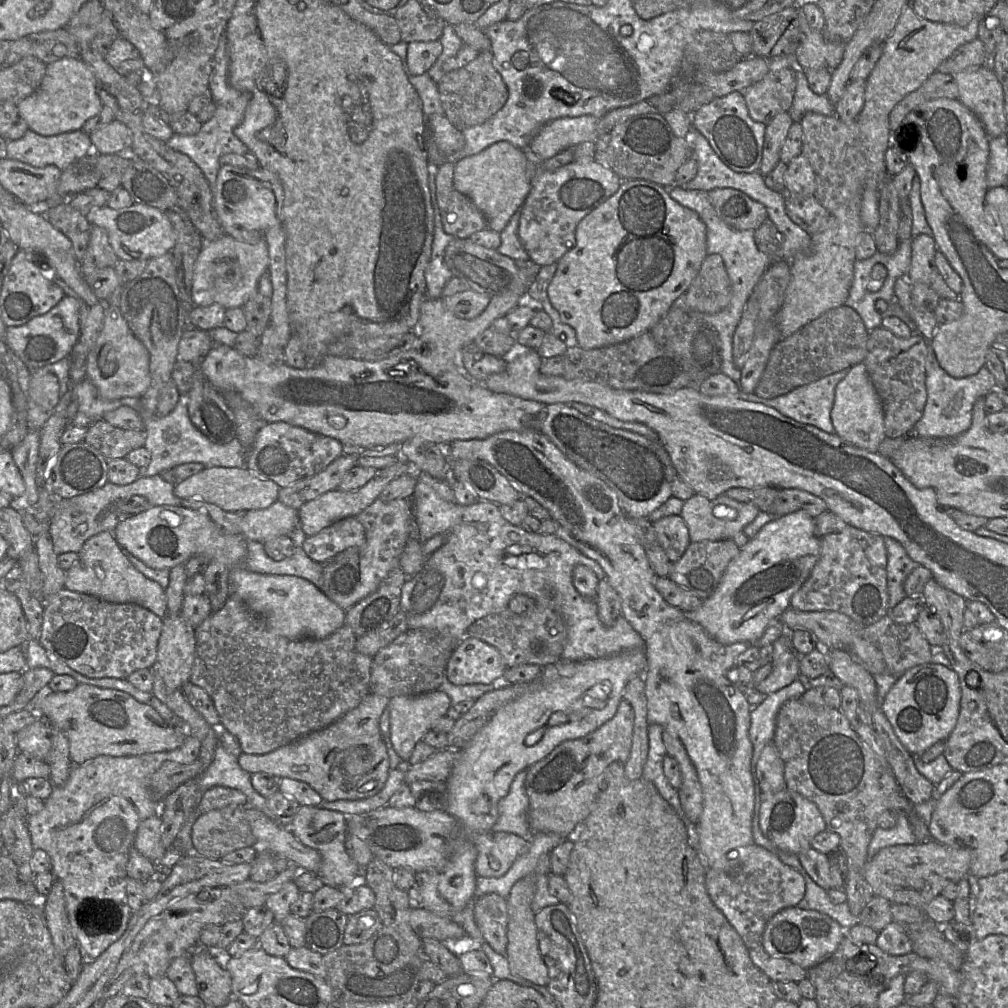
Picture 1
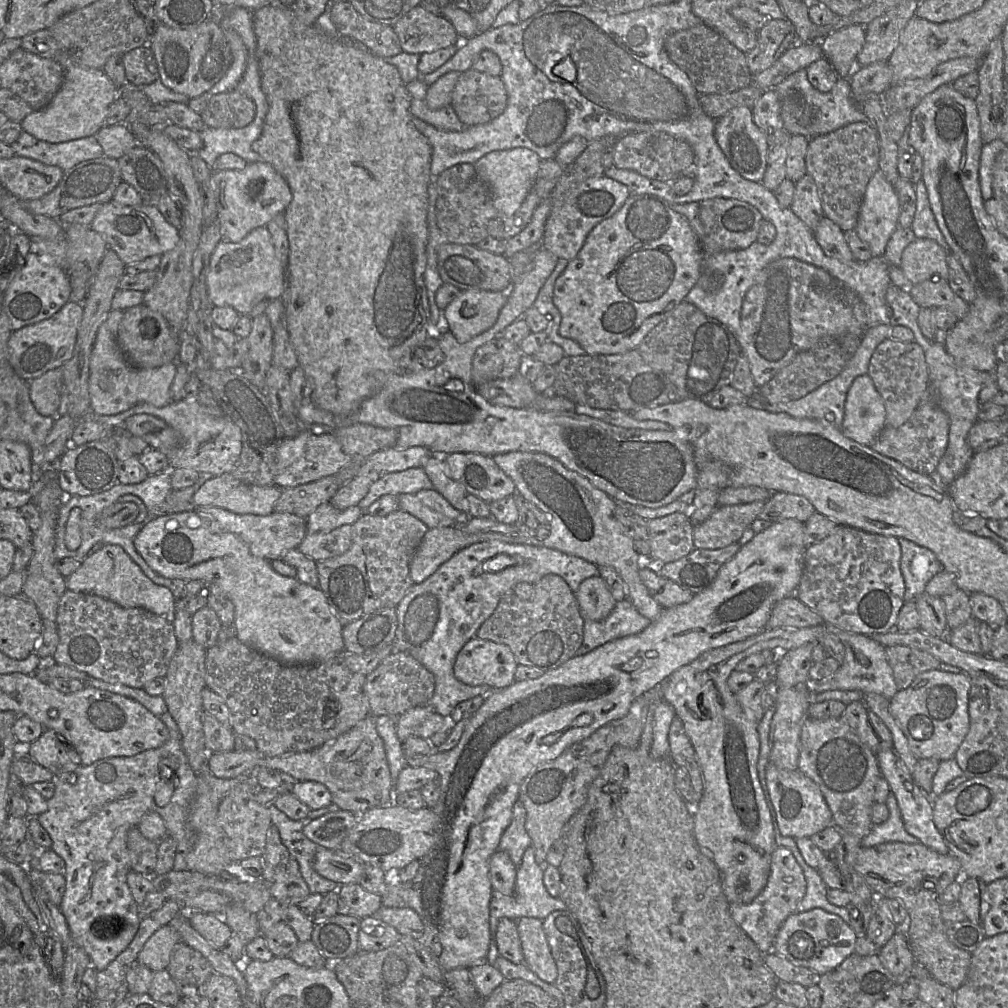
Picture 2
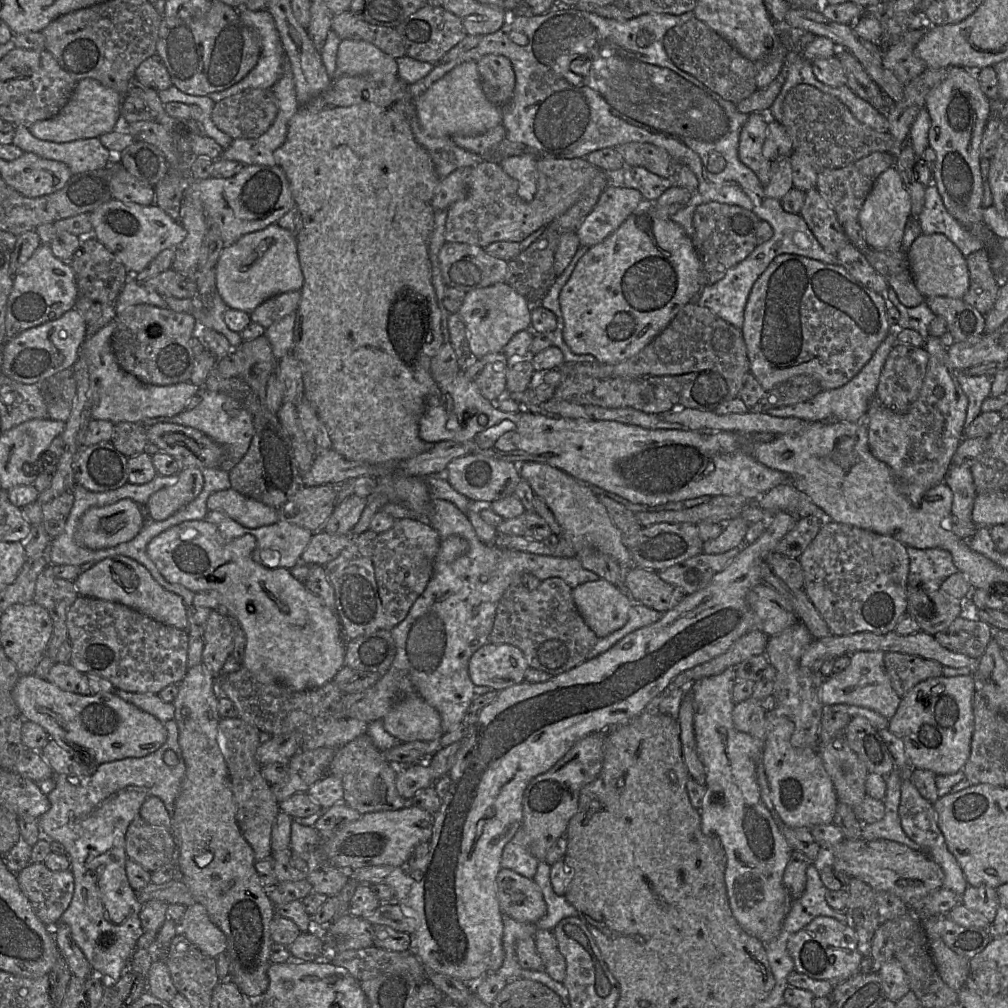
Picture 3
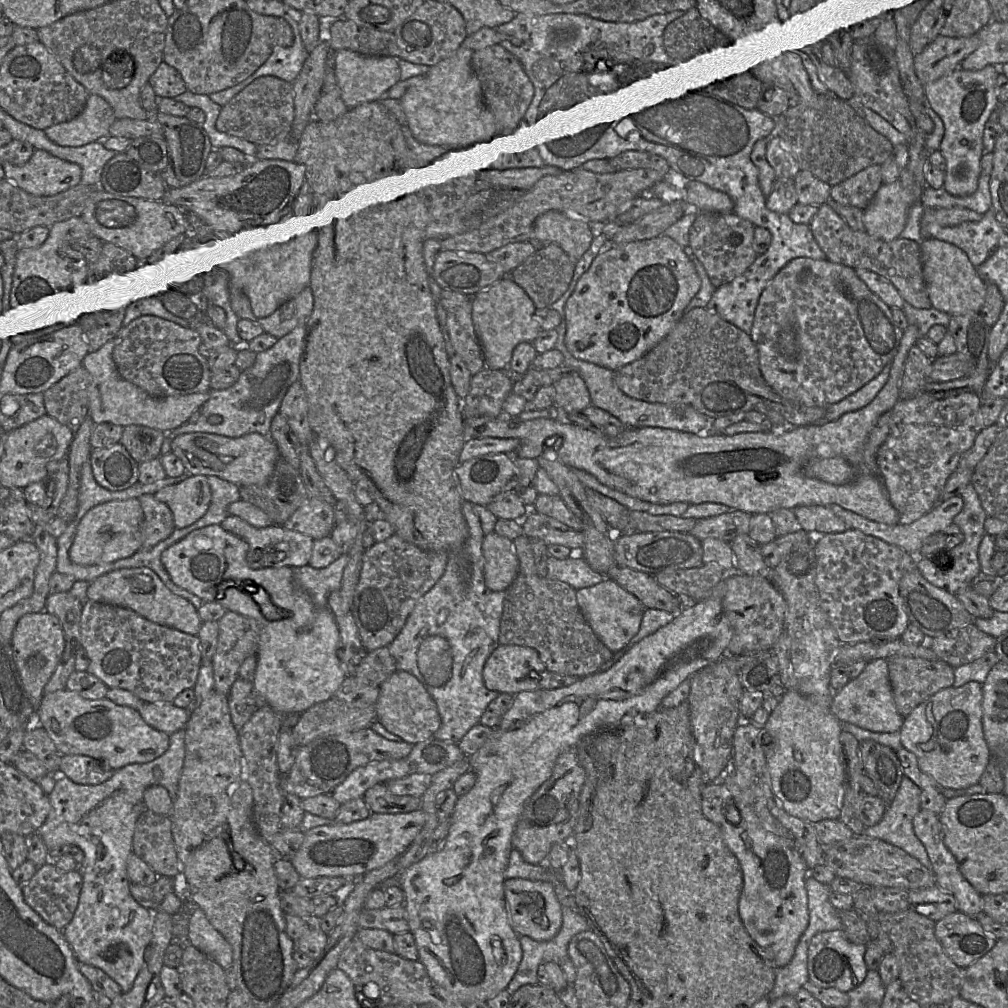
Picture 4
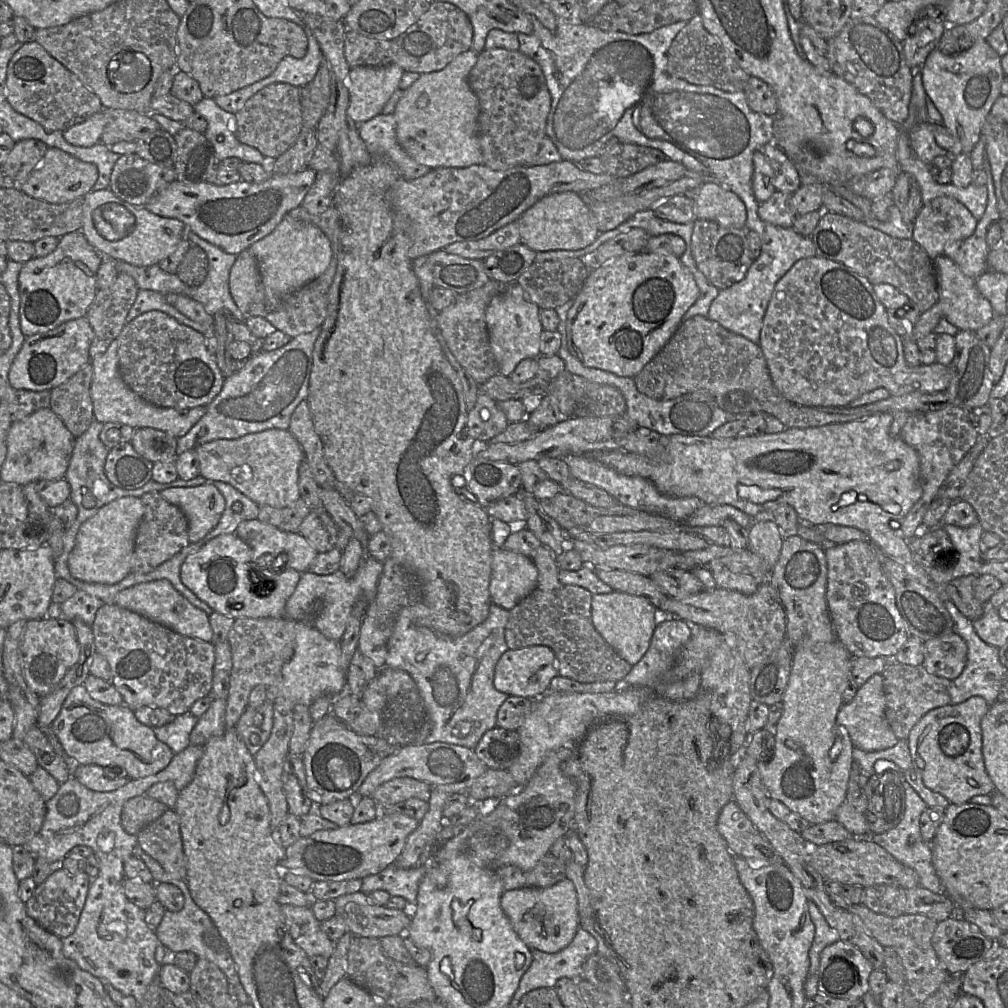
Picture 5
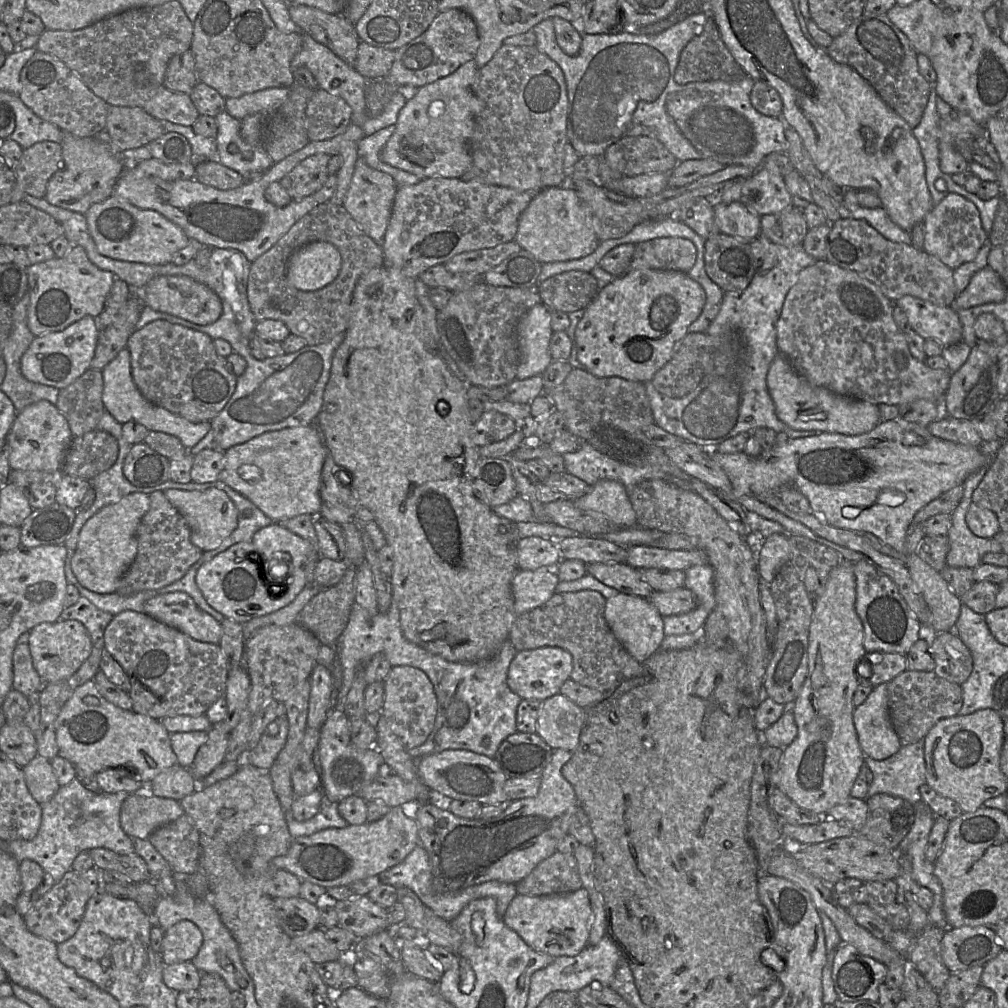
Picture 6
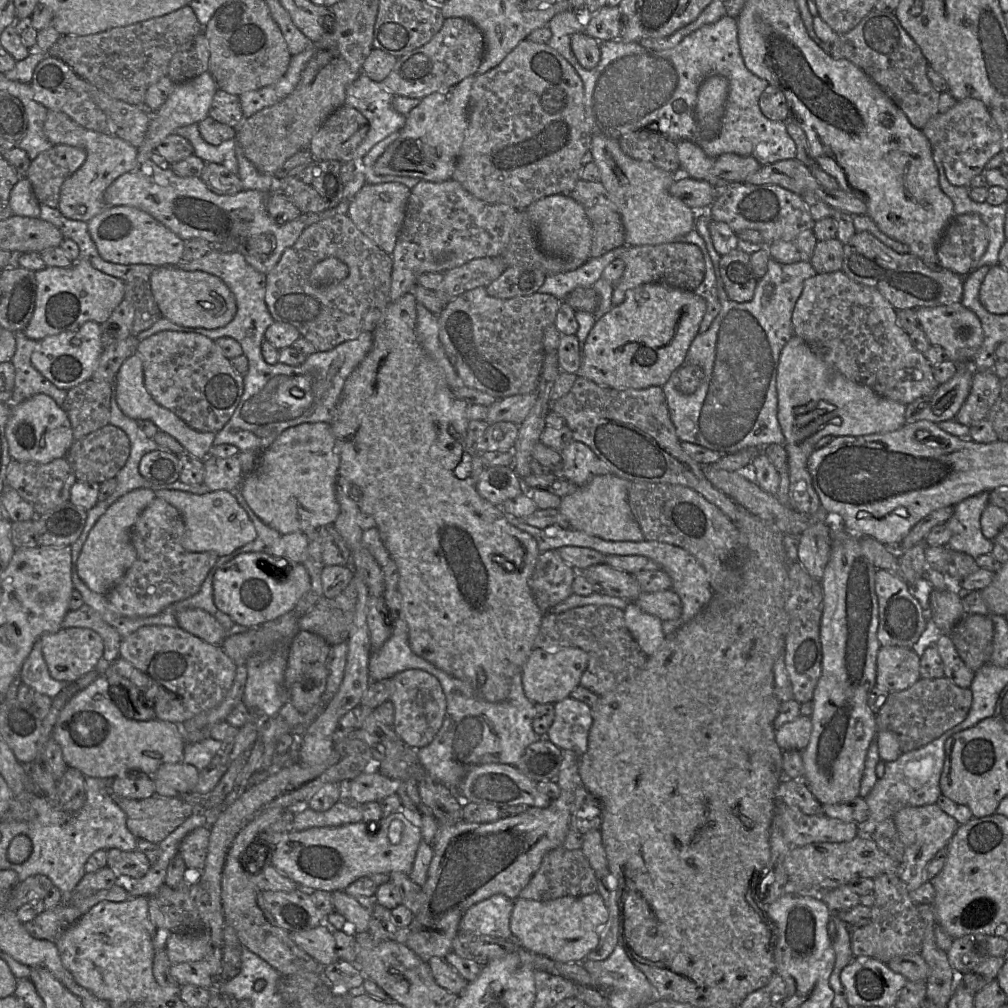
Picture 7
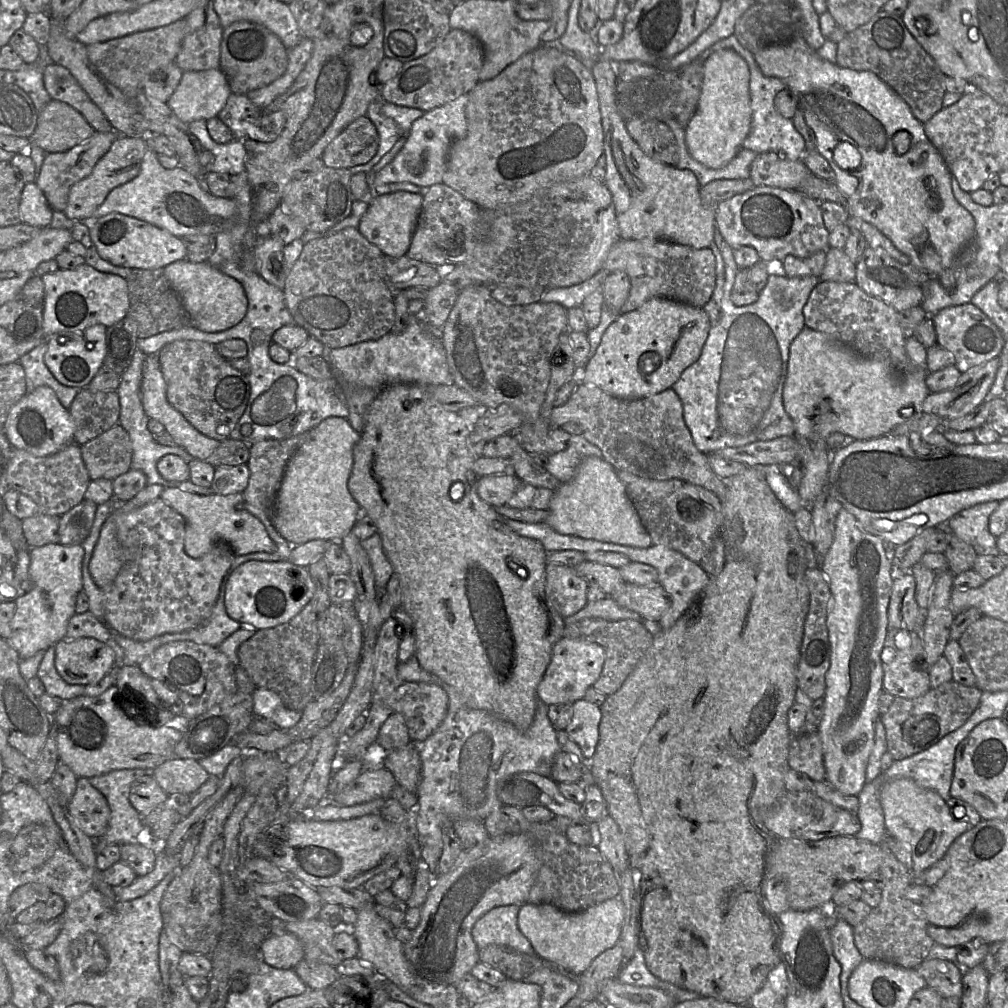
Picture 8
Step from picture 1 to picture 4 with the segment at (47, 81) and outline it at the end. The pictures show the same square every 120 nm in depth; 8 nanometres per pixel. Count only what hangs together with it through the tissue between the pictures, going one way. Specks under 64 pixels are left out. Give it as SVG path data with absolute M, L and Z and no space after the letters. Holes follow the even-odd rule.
M89 94L83 111L77 117L50 126L44 132L57 145L79 147L105 139L115 120L114 112L105 100Z

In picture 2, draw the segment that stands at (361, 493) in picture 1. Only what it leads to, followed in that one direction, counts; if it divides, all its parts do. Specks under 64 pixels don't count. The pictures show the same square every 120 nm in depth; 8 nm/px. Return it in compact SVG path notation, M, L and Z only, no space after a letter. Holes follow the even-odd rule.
M330 502L321 504L306 518L307 533L329 532L343 525L353 525L363 514L359 505L339 510Z

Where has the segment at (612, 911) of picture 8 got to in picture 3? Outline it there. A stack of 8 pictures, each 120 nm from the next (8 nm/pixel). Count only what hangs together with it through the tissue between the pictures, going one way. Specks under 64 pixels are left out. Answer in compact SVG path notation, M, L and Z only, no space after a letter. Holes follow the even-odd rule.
M501 868L496 883L503 914L526 923L536 923L546 914L547 905L543 894L532 879Z

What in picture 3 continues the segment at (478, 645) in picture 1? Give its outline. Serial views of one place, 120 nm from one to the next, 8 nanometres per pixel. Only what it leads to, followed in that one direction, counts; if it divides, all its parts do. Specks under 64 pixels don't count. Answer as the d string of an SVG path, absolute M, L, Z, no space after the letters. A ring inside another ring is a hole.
M488 643L474 652L469 660L468 671L472 682L477 686L489 686L501 691L525 681L524 674L529 664L523 652L511 644Z

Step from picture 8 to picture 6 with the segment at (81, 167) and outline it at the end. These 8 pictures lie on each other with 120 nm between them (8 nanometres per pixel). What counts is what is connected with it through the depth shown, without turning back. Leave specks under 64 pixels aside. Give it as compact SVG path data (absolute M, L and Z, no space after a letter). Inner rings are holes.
M51 141L37 142L23 150L14 169L16 184L26 193L44 198L47 183L62 165L62 148Z

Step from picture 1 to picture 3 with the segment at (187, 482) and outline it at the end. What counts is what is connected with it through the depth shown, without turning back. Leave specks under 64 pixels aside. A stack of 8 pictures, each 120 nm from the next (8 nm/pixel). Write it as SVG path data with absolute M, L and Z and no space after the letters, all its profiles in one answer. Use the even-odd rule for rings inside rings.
M233 488L212 493L206 501L209 511L220 511L247 528L259 528L278 521L275 508L240 494Z

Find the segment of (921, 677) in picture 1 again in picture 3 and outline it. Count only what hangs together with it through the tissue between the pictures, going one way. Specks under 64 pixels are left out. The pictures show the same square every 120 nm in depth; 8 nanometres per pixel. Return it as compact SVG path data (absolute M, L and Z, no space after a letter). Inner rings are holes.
M972 675L931 678L918 683L901 698L888 729L899 737L911 768L952 775L962 770L971 754L974 732L973 699L978 683Z

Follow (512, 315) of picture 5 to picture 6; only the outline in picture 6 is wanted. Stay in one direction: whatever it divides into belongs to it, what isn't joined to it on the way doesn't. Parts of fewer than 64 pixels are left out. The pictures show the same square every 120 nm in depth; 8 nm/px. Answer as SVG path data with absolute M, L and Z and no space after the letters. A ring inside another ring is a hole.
M542 303L522 316L516 327L520 355L516 379L541 375L553 361L549 349L552 334L551 310Z

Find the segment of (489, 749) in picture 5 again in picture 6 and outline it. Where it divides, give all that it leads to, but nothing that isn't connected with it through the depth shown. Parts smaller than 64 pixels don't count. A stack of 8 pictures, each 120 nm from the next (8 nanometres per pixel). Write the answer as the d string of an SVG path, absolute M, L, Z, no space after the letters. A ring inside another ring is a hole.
M516 732L500 744L493 759L508 778L540 778L552 754L538 734Z

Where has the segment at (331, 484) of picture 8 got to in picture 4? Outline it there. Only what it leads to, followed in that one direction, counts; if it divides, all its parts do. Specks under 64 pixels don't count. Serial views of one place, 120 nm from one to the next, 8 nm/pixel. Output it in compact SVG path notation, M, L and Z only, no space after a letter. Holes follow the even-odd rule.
M206 432L183 433L170 438L170 447L189 475L217 476L237 486L266 483L280 458L273 440L258 433L234 438Z

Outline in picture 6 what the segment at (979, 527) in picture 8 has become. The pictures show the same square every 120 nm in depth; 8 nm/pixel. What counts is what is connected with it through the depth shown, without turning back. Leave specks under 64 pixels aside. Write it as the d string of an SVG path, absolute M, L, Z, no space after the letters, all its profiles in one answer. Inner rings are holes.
M984 470L976 471L964 481L962 499L950 515L947 566L974 569L981 563L984 554L989 552L989 539L974 535L966 523L966 514L972 504L973 492L981 482Z

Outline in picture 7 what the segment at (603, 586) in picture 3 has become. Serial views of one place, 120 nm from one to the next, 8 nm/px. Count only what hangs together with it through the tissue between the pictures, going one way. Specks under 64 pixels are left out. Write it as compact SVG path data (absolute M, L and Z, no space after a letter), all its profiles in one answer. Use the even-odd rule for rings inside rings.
M634 601L623 610L627 628L642 651L652 656L666 639L662 620L643 611Z

